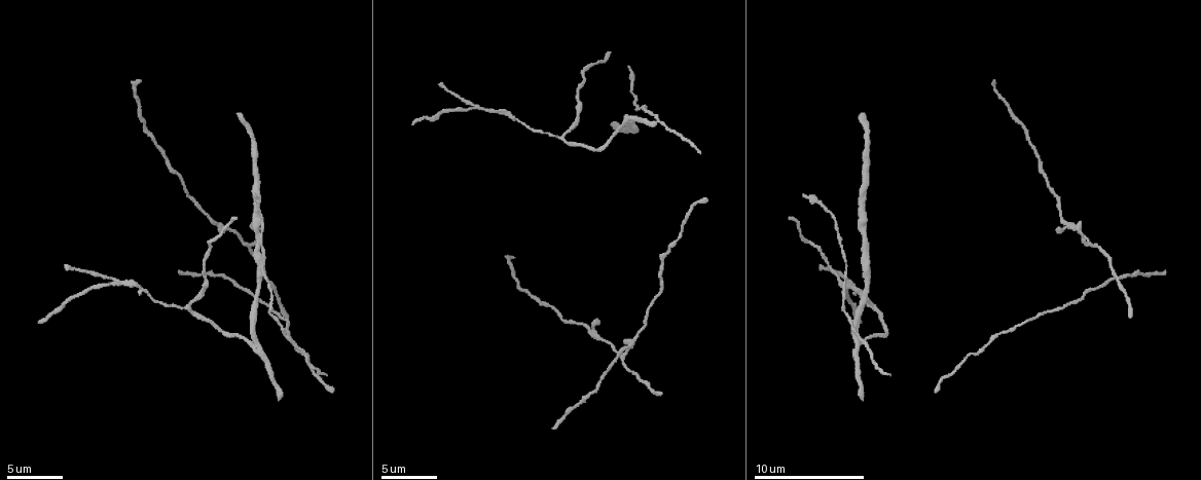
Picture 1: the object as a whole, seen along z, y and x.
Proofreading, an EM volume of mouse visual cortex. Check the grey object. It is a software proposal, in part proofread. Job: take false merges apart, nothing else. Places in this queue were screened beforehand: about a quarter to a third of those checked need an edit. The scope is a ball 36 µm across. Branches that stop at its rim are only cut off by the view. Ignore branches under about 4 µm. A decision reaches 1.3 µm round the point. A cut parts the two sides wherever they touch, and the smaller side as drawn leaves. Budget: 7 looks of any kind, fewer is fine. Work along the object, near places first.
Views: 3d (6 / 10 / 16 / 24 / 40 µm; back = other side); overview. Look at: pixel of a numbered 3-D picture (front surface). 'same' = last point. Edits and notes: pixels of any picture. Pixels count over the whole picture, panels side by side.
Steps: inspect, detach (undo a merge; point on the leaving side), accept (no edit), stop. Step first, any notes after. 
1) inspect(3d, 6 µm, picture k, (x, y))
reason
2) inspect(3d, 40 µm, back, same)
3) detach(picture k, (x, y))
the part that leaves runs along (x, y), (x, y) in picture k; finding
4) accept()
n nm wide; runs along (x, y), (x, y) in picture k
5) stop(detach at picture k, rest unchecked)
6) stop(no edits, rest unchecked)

inspect(3d, 10 µm, picture 1, (564, 138))
three arms meet

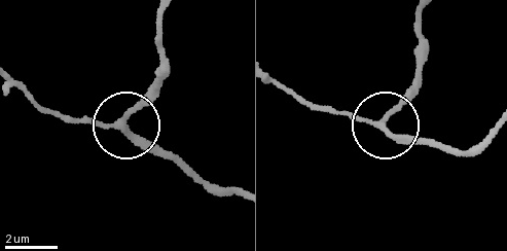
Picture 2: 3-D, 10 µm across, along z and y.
inspect(3d, 10 µm, back, picture 2, (121, 119))

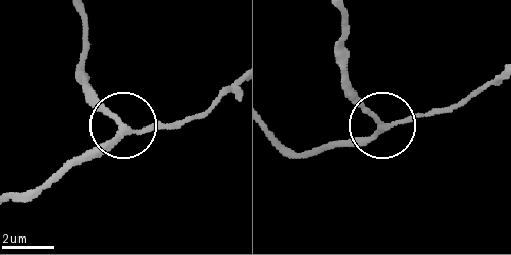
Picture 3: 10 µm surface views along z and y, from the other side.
accept()
3 arms; one neuron here

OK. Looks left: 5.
inspect(3d, 10 µm, picture 1, (263, 265))
branch point

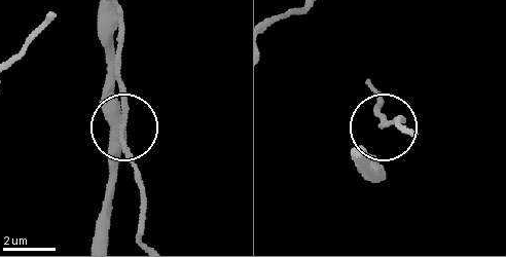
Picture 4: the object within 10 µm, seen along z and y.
inspect(3d, 10 µm, back, picture 4, (121, 125))

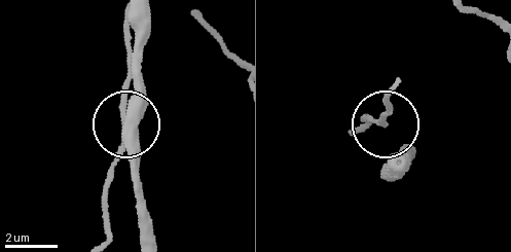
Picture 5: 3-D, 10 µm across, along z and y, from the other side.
accept()
3 arms; one neuron here

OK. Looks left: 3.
inspect(3d, 16 µm, picture 1, (247, 342))
looks like a crossing

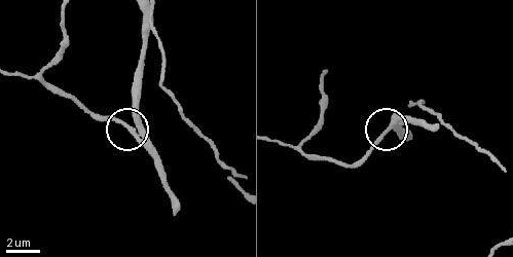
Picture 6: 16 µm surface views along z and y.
accept()
230 nm wide; one neuron here

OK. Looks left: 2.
stop(no edits, rest unchecked)

